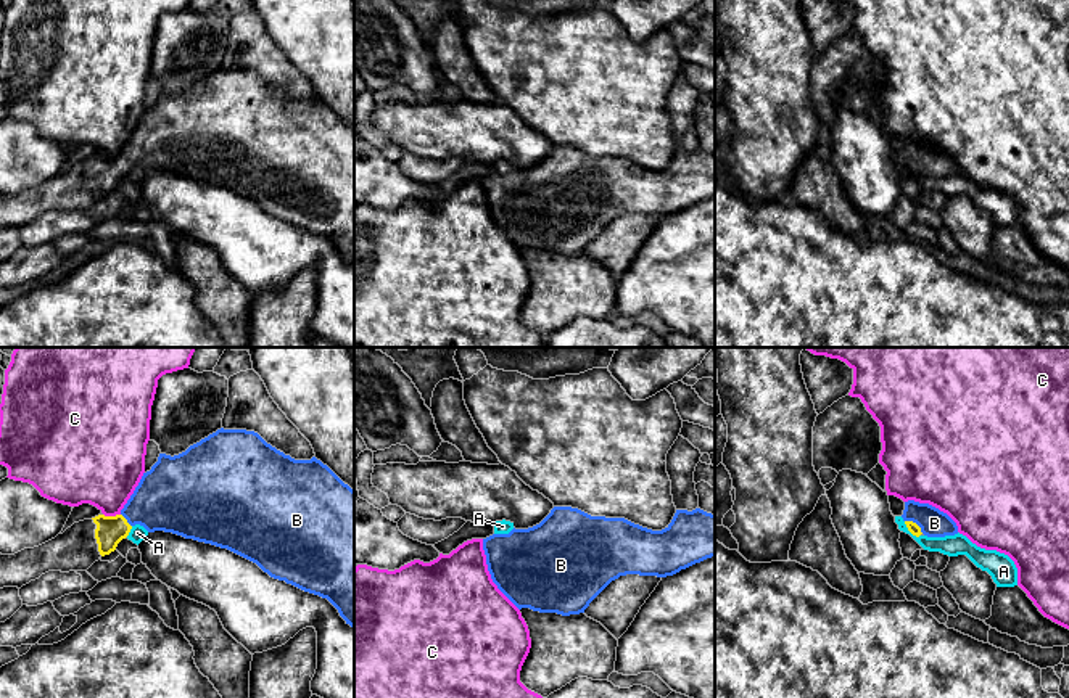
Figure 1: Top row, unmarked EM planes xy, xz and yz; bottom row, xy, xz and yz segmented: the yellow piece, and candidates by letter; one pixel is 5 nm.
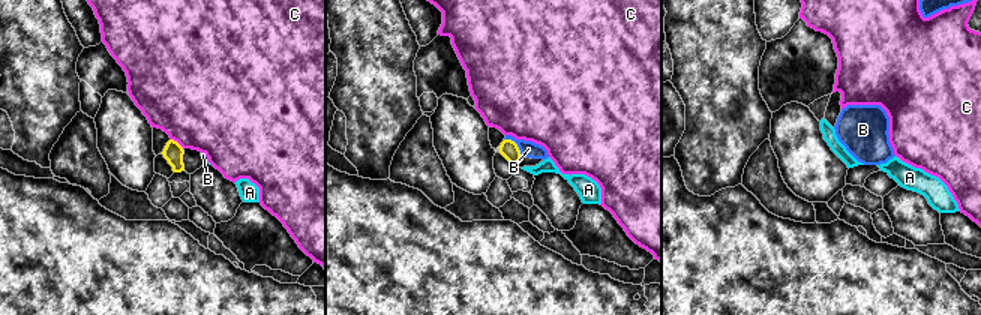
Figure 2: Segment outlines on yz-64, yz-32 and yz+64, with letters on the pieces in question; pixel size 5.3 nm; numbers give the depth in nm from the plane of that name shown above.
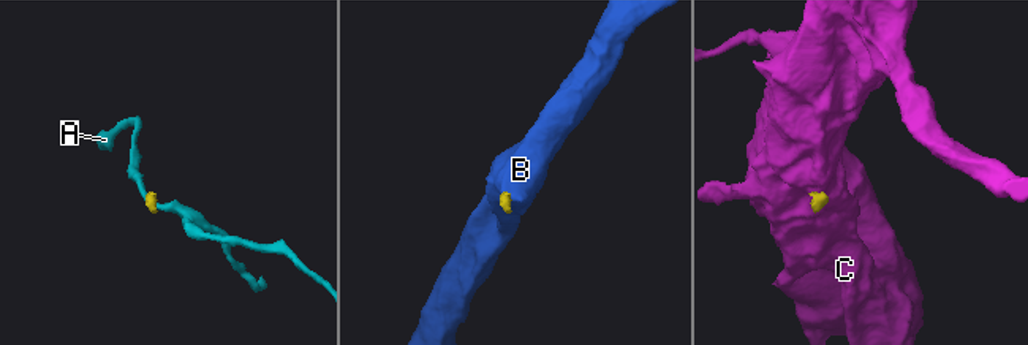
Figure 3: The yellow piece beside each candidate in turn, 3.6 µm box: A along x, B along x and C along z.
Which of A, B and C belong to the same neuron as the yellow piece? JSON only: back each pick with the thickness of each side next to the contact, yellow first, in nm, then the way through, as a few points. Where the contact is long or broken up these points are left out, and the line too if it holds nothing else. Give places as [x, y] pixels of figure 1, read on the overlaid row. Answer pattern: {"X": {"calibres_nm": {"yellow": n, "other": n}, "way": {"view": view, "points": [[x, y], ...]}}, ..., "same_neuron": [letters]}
{"B": {"calibres_nm": {"yellow": 60, "other": 140}, "way": {"view": "yz", "points": [[913, 528], [915, 523], [934, 523]]}}, "same_neuron": ["B"]}

